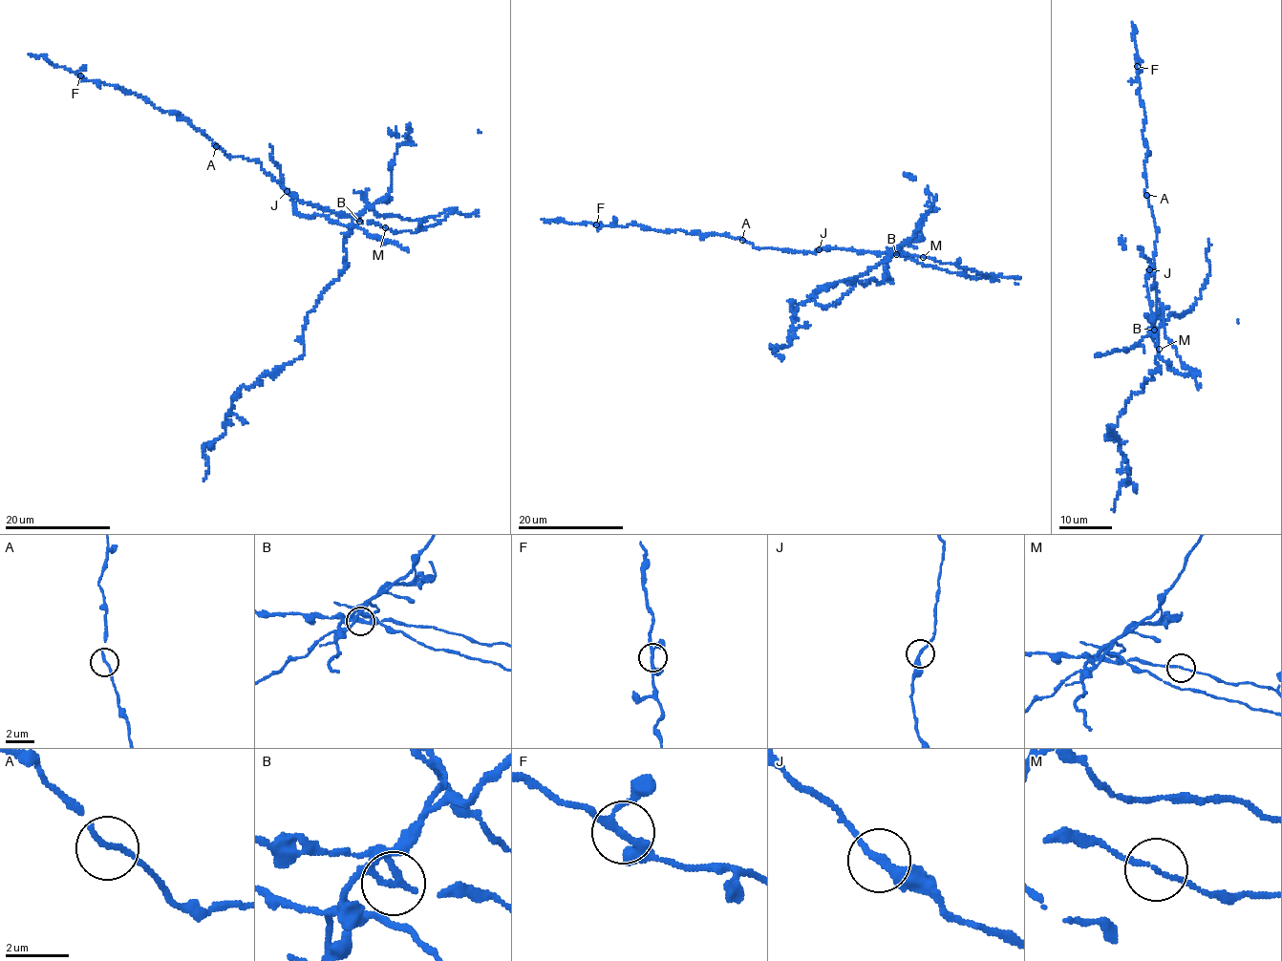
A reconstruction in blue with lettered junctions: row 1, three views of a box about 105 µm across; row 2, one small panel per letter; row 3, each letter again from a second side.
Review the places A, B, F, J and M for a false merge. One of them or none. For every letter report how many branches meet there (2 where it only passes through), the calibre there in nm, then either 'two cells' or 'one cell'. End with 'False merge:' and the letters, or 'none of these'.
A: 2 branches meet; 150 nm thick; one cell
B: 2 branches meet; 220 nm thick; two cells
F: 3 branches meet; 200 nm thick; one cell
J: 2 branches meet; 280 nm thick; one cell
M: 2 branches meet; 130 nm thick; one cell
False merge: B

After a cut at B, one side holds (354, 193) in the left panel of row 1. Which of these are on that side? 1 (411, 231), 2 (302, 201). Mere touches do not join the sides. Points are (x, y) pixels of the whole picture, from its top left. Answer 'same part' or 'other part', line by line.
1: other part
2: other part

